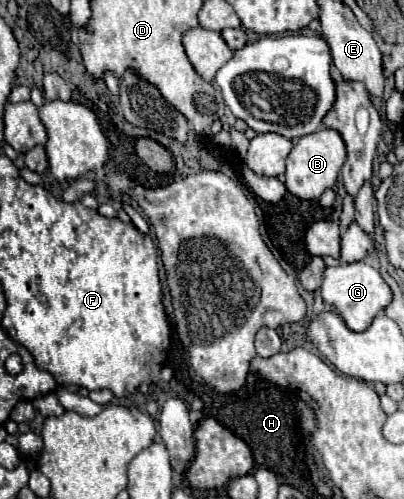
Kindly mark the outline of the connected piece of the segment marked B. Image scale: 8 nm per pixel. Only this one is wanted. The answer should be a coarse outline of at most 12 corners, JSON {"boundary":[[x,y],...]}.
{"boundary":[[322,128],[294,142],[286,188],[314,200],[334,186],[346,144]]}

